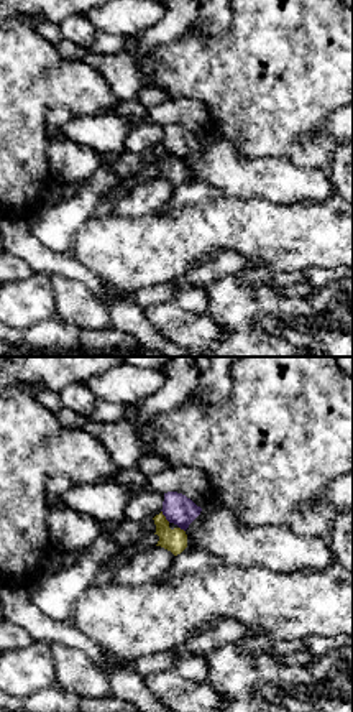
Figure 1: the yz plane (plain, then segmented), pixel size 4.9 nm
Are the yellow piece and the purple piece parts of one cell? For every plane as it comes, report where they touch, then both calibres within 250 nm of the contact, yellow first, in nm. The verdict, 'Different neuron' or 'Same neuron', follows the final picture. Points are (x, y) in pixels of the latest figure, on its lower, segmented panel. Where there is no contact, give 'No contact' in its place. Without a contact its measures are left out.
Touches yellow at (165, 517). Thickness 110 nm (yellow) against 150 nm

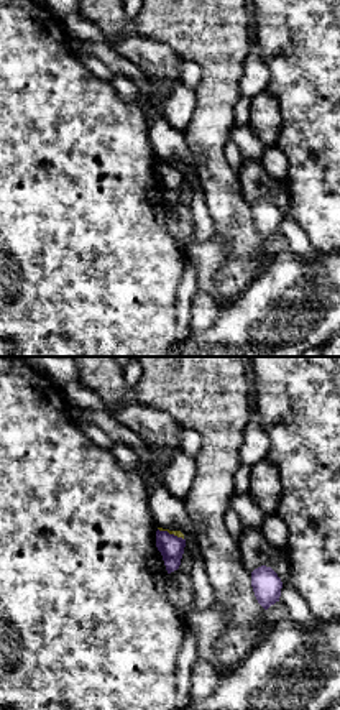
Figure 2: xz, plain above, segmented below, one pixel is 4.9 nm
Touches yellow at (171, 533). Thickness 30 nm (yellow) against 120 nm

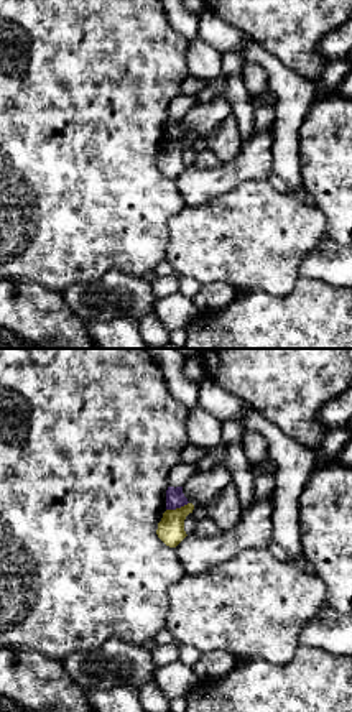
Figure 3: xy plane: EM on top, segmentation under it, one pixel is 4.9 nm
Touches yellow at (176, 508). Thickness 130 nm (yellow) against 100 nm

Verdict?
Different neuron

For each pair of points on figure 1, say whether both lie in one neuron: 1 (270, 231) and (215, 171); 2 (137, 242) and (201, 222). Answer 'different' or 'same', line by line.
1: different
2: same

